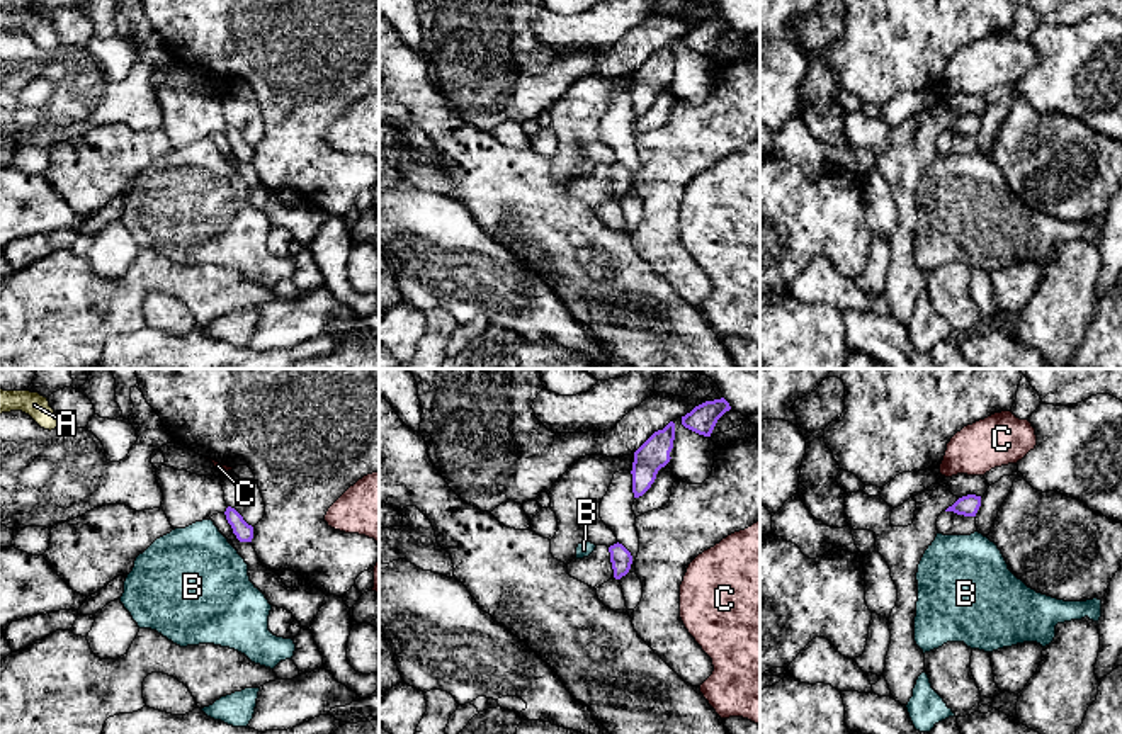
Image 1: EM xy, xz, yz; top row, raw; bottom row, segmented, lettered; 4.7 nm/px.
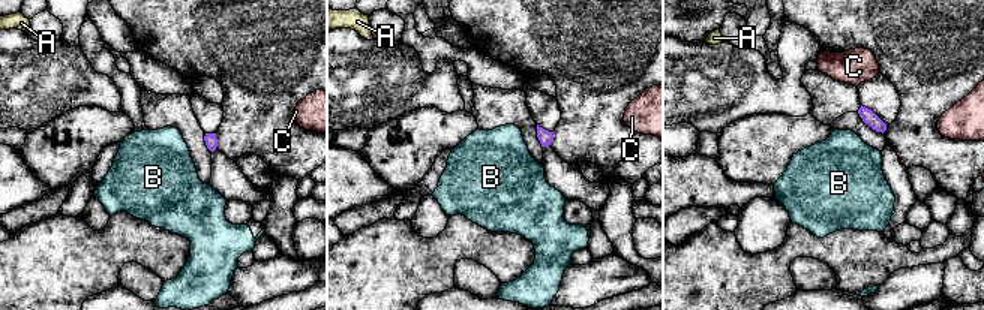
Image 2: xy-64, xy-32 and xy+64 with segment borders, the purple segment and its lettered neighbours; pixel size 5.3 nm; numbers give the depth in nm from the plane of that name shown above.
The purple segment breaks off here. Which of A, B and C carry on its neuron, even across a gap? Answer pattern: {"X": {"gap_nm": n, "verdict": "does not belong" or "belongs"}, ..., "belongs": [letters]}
{"A": {"gap_nm": 900, "verdict": "belongs"}, "B": {"gap_nm": 50, "verdict": "does not belong"}, "C": {"gap_nm": 100, "verdict": "does not belong"}, "belongs": ["A"]}

